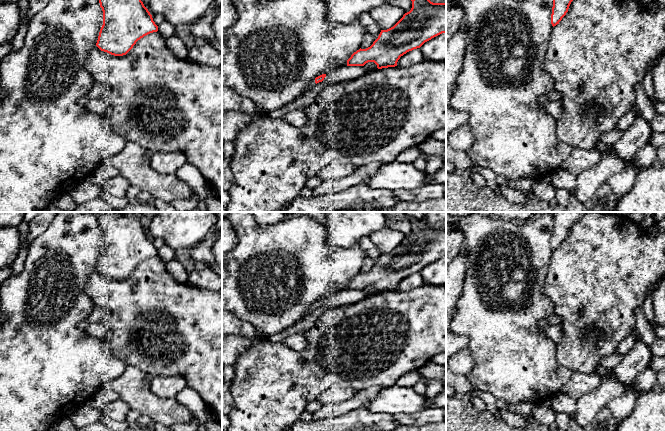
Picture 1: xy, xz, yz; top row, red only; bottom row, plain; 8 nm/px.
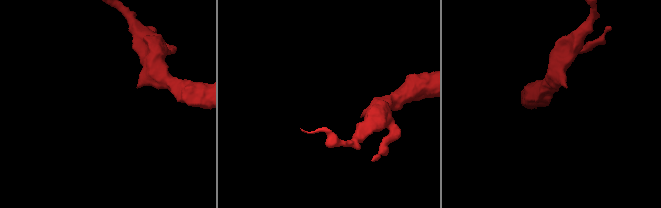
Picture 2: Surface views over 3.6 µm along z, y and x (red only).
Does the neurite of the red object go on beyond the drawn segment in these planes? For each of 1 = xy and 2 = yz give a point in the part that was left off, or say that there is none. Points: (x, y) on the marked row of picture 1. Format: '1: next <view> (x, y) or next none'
1: next none
2: next none

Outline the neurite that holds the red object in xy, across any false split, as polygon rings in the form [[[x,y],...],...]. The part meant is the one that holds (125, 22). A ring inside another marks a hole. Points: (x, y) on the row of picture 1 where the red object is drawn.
[[[99,0],[103,11],[103,25],[96,46],[114,56],[126,55],[144,36],[157,32],[158,26],[141,0]]]

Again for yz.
[[[553,0],[551,24],[556,26],[568,12],[569,6],[573,0]]]

